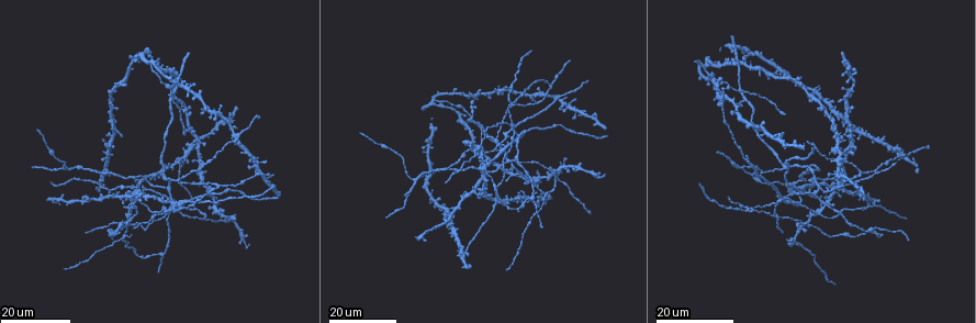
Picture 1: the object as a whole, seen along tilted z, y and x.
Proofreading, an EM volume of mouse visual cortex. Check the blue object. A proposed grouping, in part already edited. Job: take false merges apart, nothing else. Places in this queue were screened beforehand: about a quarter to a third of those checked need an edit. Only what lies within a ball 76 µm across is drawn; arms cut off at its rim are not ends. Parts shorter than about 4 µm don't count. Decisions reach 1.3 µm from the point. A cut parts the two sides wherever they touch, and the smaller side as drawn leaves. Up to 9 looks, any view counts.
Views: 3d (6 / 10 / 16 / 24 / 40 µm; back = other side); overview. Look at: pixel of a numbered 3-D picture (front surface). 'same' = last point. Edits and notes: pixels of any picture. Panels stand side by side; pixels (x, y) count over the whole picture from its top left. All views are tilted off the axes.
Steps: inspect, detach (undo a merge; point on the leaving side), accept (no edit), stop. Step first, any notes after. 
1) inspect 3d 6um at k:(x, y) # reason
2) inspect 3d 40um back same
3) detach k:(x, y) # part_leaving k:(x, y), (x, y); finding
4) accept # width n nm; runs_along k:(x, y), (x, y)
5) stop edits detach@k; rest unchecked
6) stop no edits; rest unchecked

inspect 3d 16um at 1:(193, 209) # a fork

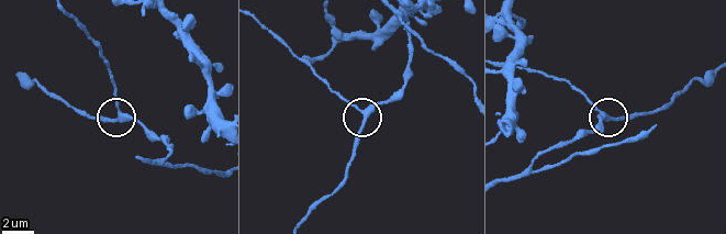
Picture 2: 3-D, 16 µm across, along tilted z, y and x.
inspect 3d 6um at 2:(120, 117)

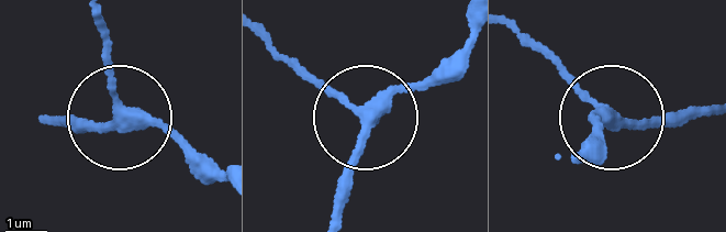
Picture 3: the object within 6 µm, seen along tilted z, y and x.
accept # width 260 nm; runs_along 3:(468, 37), (372, 114), (301, 67); continuous, no second neuron

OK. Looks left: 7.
inspect 3d 16um at 1:(816, 188)

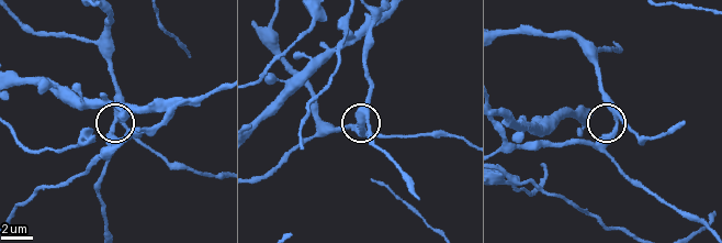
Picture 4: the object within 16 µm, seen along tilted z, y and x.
inspect 3d 10um at 4:(115, 122)

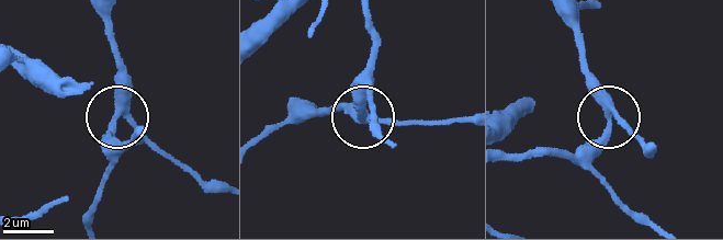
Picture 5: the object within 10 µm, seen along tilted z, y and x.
accept # width 290 nm; continuous, no second neuron

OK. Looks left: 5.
inspect 3d 16um at 1:(531, 200) # a fork

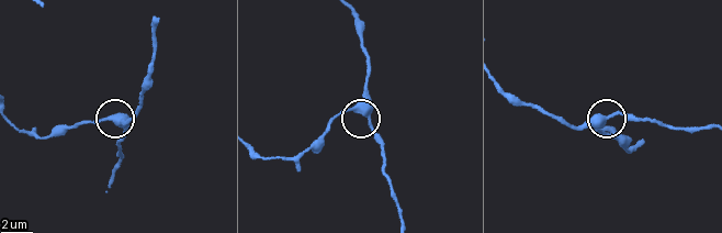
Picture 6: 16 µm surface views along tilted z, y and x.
inspect 3d 10um at 6:(116, 118) # closer look

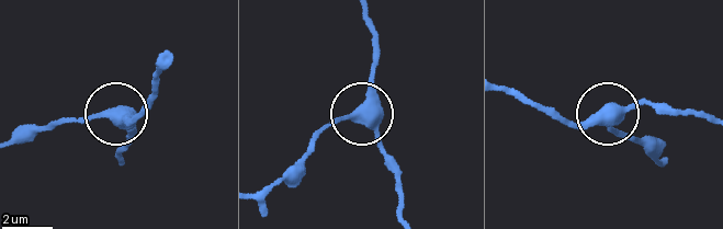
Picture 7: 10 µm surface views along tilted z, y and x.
accept # width 360 nm; continuous, no second neuron

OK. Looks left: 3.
inspect 3d 16um at 1:(780, 199) # two arms at a narrow angle

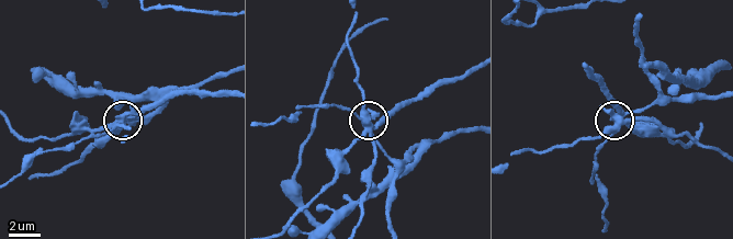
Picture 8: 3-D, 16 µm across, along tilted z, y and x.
inspect 3d 6um at 8:(621, 125)

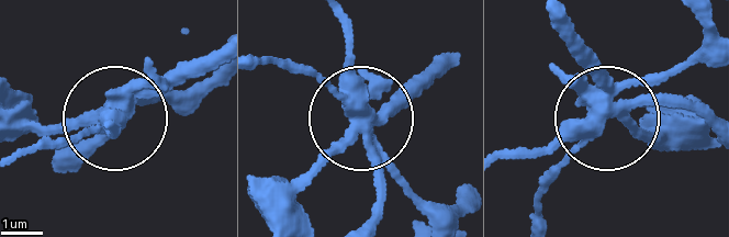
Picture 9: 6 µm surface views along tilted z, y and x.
detach 9:(177, 74) # width 400 nm; part_leaving 9:(125, 105), (11, 137); two neurons meet here

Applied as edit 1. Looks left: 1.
stop edits detach@9; rest unchecked

